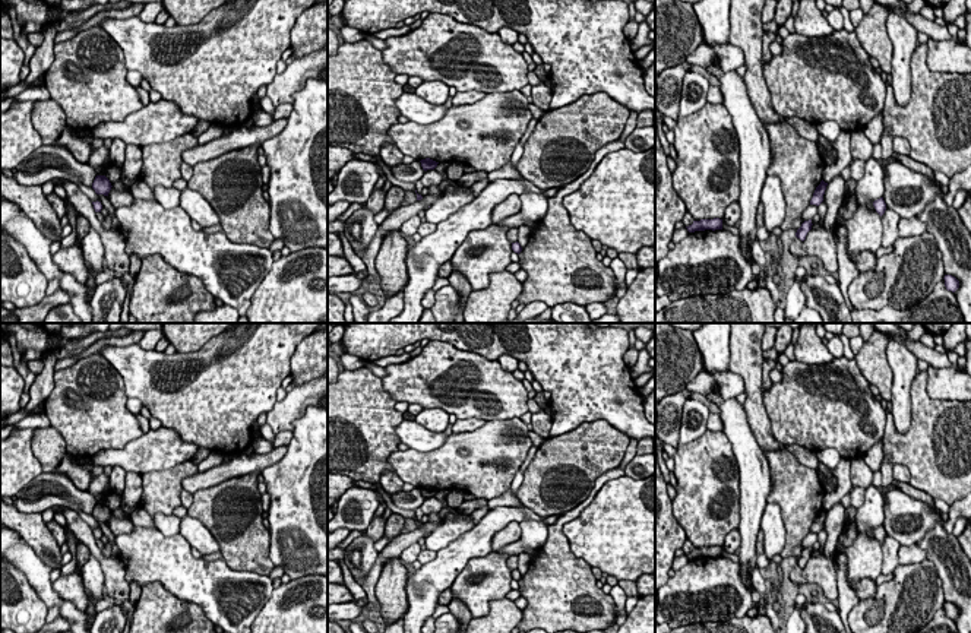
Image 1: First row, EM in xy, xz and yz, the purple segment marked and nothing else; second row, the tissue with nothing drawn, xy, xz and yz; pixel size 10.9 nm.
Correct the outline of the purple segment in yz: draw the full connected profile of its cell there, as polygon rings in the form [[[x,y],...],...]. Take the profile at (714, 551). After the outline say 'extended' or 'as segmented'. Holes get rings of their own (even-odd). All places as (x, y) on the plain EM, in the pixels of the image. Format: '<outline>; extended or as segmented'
[[[714,545],[714,547],[693,548],[693,551],[686,556],[689,560],[705,558],[705,557],[712,557],[712,558],[722,557],[722,547]]]; as segmented

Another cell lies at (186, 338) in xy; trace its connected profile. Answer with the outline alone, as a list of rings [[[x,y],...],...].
[[[162,323],[162,332],[177,352],[189,354],[199,351],[214,336],[227,332],[230,325],[231,323]]]

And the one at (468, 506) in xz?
[[[486,499],[465,500],[456,510],[462,515],[472,515],[478,507],[488,506]]]

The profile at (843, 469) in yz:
[[[841,459],[838,466],[832,471],[832,475],[838,481],[838,488],[835,493],[825,493],[823,509],[829,510],[834,504],[841,501],[841,499],[851,491],[853,482],[850,478],[850,460]]]

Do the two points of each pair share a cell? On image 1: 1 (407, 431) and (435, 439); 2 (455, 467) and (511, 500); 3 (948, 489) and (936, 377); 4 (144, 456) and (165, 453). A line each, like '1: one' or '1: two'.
1: one
2: two
3: two
4: one

